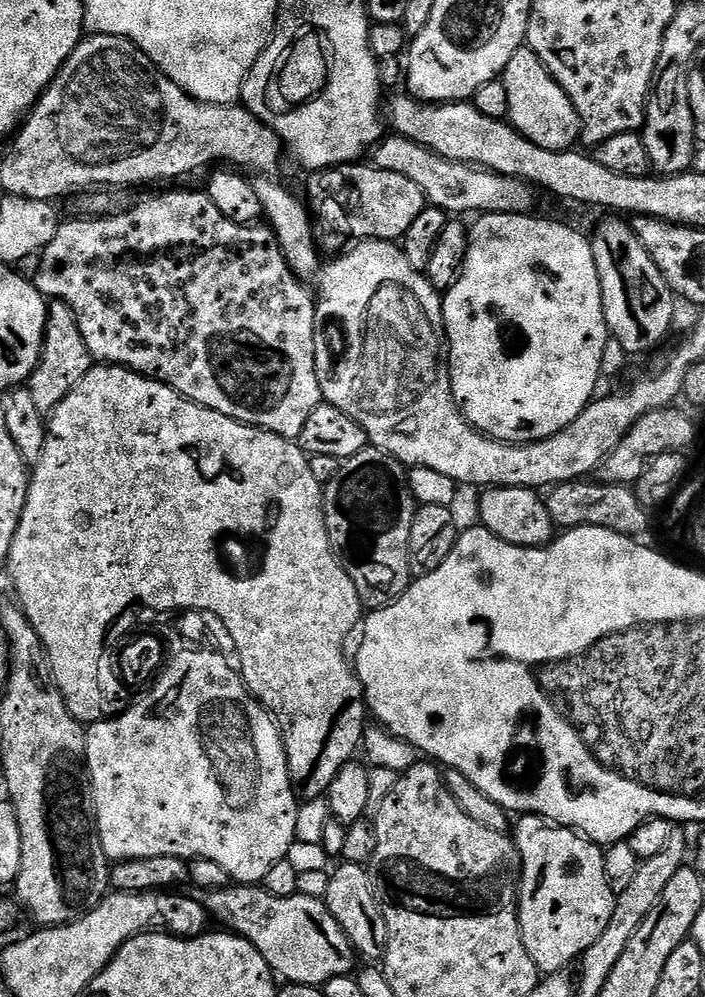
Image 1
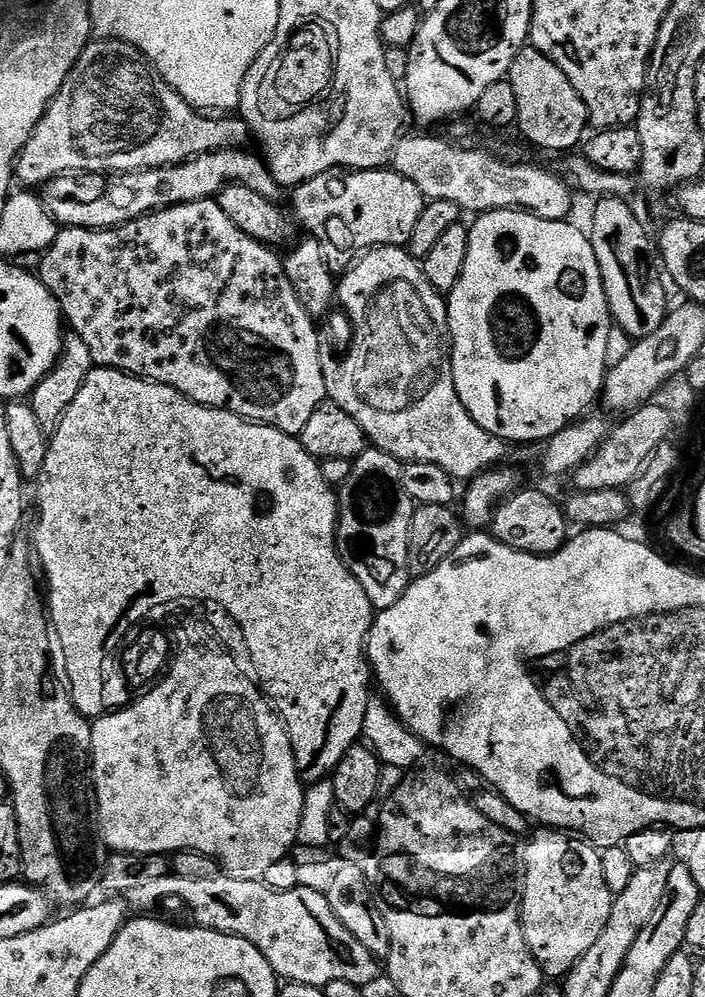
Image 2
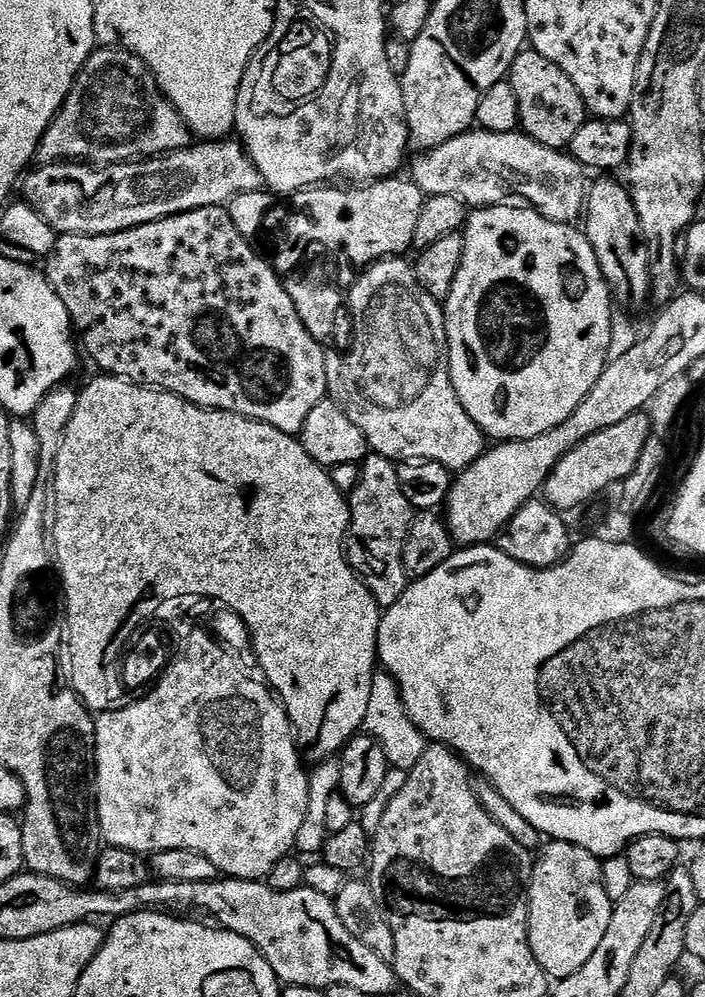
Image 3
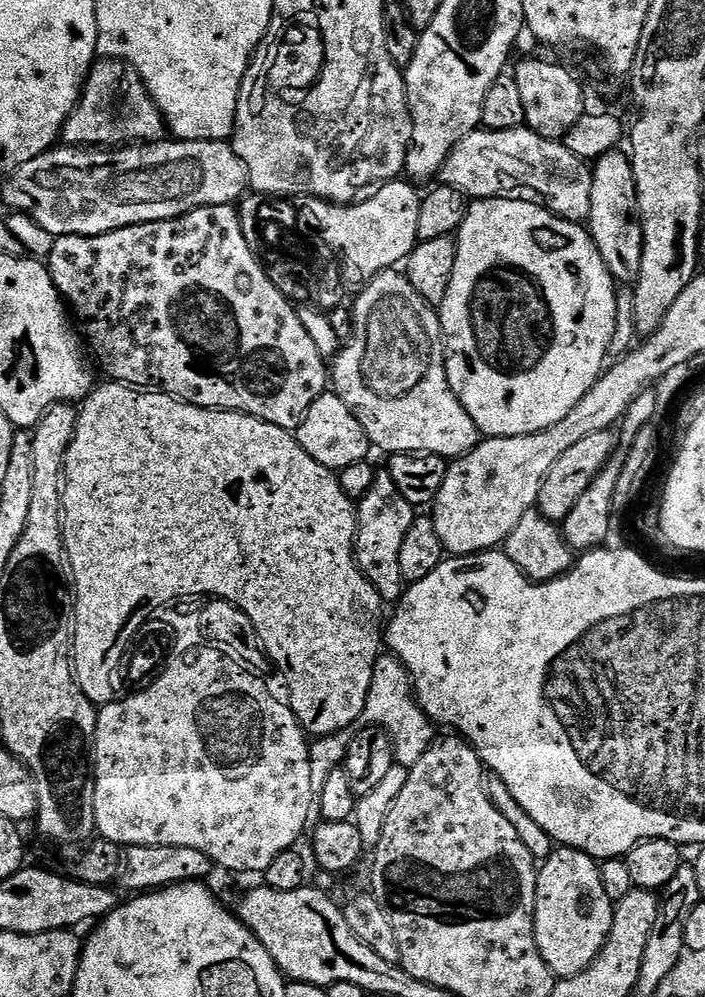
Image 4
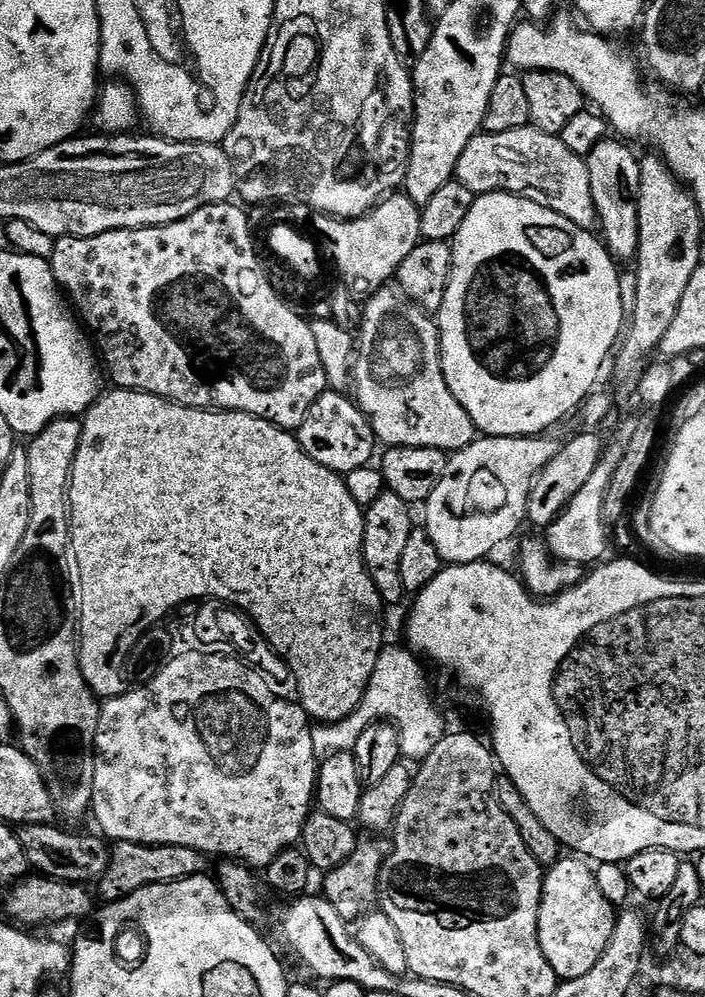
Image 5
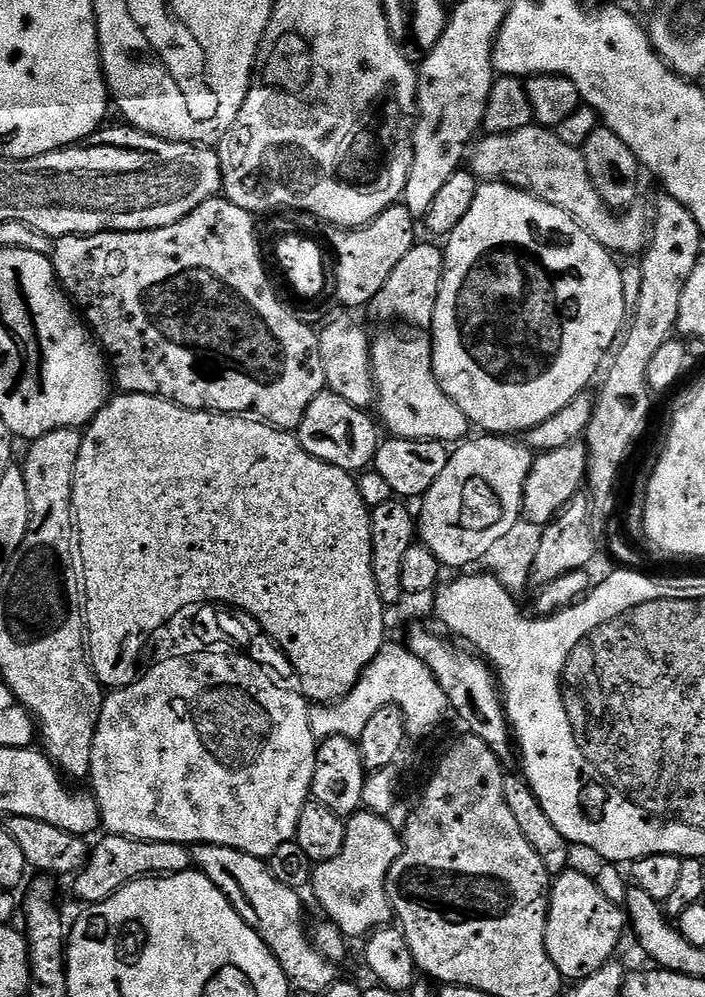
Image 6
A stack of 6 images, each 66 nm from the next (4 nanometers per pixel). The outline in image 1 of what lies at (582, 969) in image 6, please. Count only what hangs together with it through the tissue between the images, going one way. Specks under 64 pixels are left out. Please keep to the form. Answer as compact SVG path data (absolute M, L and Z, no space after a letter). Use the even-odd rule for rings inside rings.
M524 814L517 820L520 821L517 824L515 821L514 839L516 851L520 854L518 907L522 942L540 973L562 972L569 967L567 964L575 965L586 949L598 942L602 930L610 926L617 893L612 891L606 878L604 848L571 828L562 828L545 820L543 816Z

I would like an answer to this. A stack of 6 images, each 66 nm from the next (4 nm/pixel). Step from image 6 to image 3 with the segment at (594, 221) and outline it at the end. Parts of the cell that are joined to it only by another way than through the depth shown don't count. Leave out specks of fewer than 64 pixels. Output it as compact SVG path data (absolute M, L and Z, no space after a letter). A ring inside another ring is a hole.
M469 130L442 142L442 146L431 148L429 152L419 153L412 164L410 178L424 191L425 197L450 194L454 198L464 201L469 209L495 208L497 204L515 201L523 202L527 207L535 208L548 220L559 224L572 224L581 219L586 208L589 177L584 167L567 151L550 146L542 146L542 142L534 142L534 138L525 136L523 131L517 130L510 134L494 134L483 130Z

